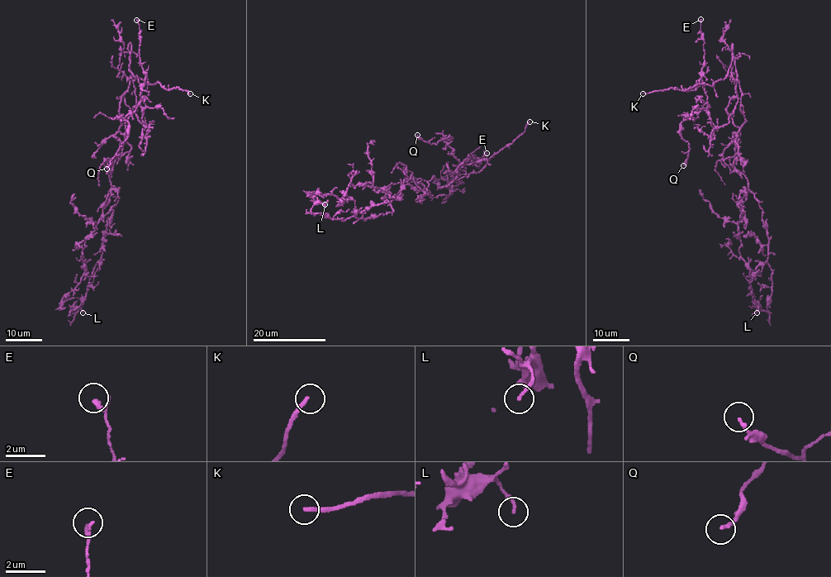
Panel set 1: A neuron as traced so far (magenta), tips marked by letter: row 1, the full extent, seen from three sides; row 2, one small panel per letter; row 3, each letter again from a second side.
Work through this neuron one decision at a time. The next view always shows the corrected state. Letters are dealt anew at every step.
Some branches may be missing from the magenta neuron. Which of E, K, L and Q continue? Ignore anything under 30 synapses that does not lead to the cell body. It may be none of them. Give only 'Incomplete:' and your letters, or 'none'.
Incomplete: K

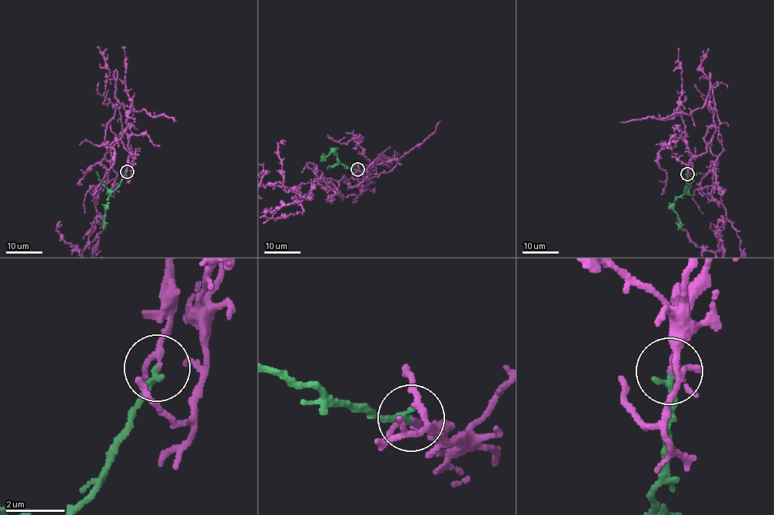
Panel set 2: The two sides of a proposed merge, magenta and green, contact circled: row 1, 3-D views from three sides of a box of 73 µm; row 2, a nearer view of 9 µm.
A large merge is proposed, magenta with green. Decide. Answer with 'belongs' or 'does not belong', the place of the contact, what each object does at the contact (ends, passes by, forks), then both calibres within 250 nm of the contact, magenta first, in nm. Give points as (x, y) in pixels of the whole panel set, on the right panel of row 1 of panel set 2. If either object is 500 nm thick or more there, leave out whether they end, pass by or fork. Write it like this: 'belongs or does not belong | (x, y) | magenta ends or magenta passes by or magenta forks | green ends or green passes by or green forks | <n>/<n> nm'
belongs | (687, 174) | magenta passes by | green ends | 150/200 nm

